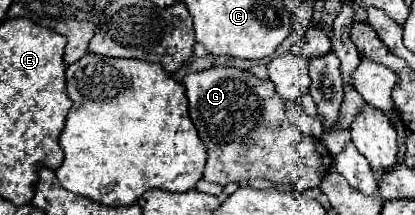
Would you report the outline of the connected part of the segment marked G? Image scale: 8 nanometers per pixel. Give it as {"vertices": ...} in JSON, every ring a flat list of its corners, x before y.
{"vertices":[[210,68,204,72,188,74,182,80,186,88,188,98,188,110,194,126,198,128,198,134,202,142,208,148,208,162,204,170,204,180,216,182,216,184,228,184,228,182,240,182,240,180,252,180,252,178,266,178,276,184,298,184,300,190,316,188,324,174,334,164,332,154,322,144,322,154,318,150,318,142,292,126,286,118,286,102,276,94,272,80,260,80,248,70,240,68]]}

